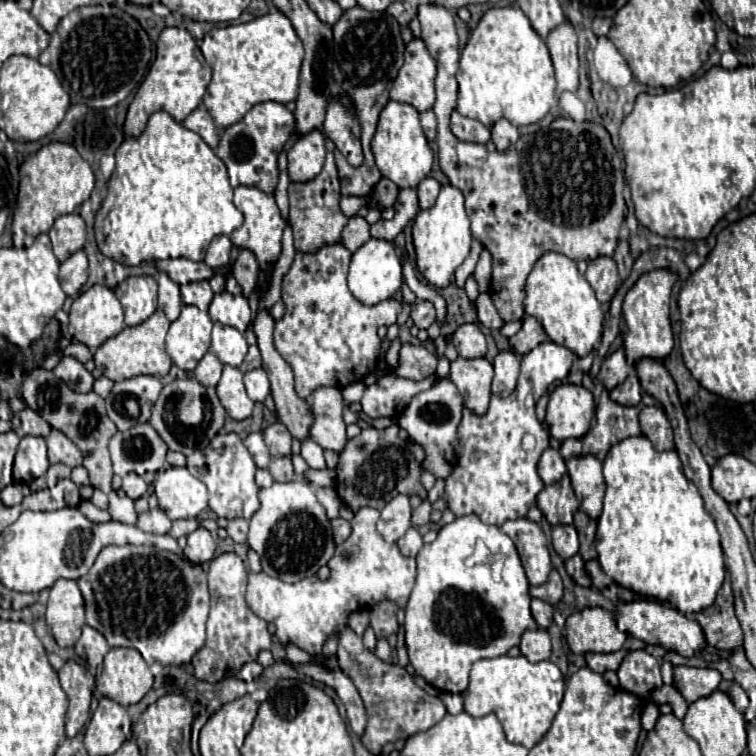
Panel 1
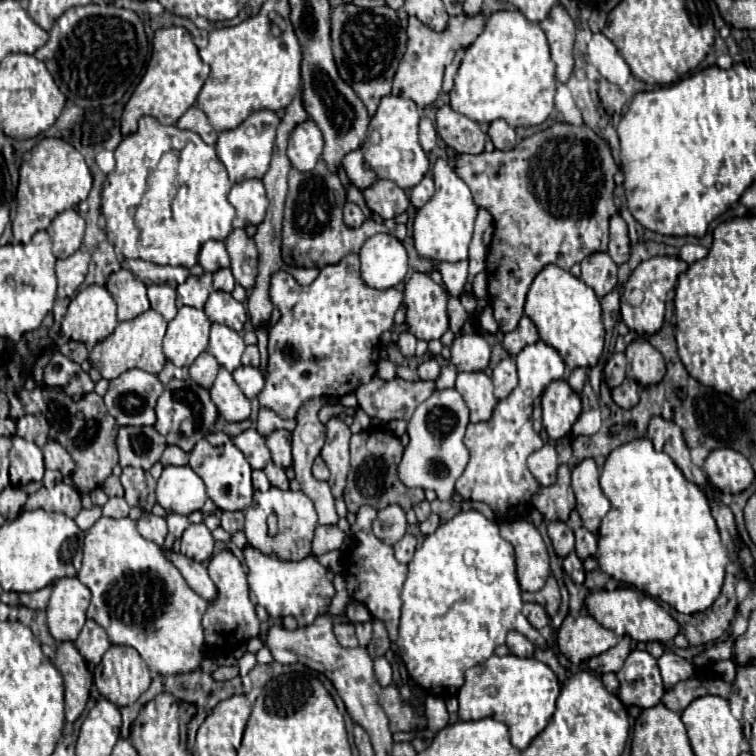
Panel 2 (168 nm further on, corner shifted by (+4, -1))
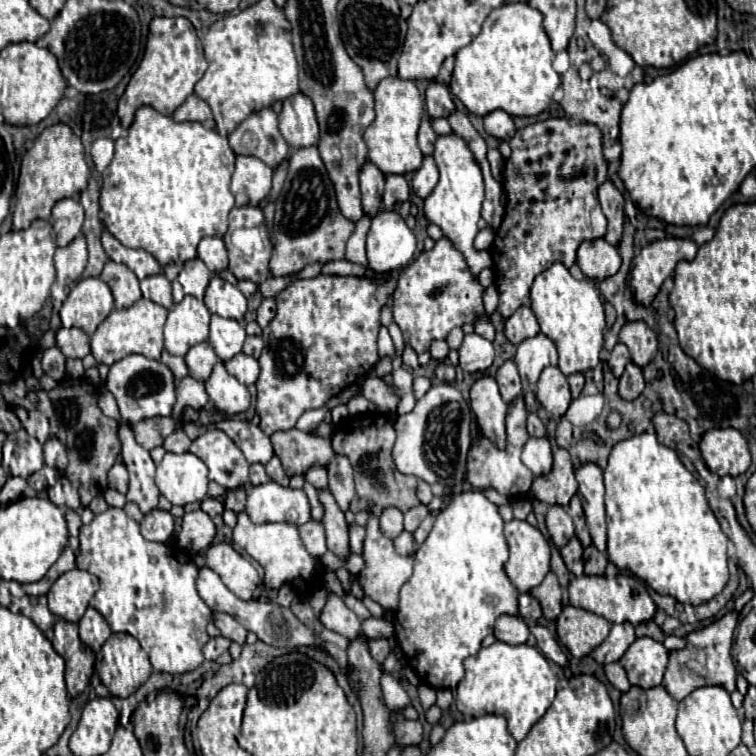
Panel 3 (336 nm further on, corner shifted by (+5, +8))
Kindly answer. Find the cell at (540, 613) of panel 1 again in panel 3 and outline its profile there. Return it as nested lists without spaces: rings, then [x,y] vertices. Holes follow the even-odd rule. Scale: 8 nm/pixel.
[[[529,593],[519,595],[519,615],[525,621],[537,621],[541,617],[541,605],[537,603],[537,599]]]

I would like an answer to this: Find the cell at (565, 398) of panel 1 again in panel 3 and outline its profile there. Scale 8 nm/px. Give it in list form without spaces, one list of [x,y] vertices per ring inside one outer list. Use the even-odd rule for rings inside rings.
[[[545,367],[537,383],[537,401],[553,417],[563,417],[571,405],[571,391],[567,377],[559,367]]]

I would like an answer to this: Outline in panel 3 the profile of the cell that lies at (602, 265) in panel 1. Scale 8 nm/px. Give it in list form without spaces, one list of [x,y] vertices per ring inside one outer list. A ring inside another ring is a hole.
[[[593,239],[581,243],[577,251],[577,263],[585,277],[601,281],[619,271],[621,257],[617,247],[609,245],[605,239]]]

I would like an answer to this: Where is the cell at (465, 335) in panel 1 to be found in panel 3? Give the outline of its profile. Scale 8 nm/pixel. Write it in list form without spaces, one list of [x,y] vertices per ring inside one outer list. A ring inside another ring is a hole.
[[[477,333],[465,335],[459,349],[459,367],[463,371],[469,371],[469,373],[485,371],[487,367],[491,367],[493,359],[495,359],[495,349],[491,341],[487,341]]]

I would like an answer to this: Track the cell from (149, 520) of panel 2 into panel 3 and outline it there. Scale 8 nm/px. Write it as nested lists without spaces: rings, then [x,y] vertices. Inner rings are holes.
[[[153,509],[149,513],[145,513],[145,517],[141,519],[141,535],[149,541],[159,541],[165,543],[171,533],[173,533],[173,517],[169,511],[161,511],[161,509]]]

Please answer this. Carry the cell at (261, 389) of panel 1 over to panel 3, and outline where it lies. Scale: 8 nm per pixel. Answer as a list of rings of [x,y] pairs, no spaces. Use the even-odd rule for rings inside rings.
[[[239,353],[235,355],[233,359],[229,359],[225,363],[225,369],[243,385],[253,385],[259,377],[259,363],[257,359],[245,355],[245,353]]]

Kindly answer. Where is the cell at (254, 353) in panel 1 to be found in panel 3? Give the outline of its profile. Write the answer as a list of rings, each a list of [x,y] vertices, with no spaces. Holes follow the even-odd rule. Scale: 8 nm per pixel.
[[[247,337],[245,339],[245,345],[243,345],[245,355],[251,355],[251,357],[259,359],[261,351],[263,351],[263,339],[261,337]]]

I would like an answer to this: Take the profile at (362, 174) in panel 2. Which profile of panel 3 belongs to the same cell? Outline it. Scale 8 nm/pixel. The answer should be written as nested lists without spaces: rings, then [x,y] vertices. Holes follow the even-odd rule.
[[[365,161],[359,171],[359,185],[361,185],[363,209],[369,217],[375,217],[381,211],[381,195],[383,195],[385,175],[371,161]]]

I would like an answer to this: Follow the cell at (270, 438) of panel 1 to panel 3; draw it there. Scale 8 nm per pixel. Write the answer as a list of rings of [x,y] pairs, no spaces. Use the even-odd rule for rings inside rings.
[[[299,429],[275,431],[271,435],[271,443],[289,477],[303,475],[311,465],[327,465],[335,455],[331,439],[317,437]]]

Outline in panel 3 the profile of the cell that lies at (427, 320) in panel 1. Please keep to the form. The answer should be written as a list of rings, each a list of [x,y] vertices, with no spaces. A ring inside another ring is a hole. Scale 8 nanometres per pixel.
[[[443,237],[443,239],[439,239],[435,243],[435,247],[431,251],[423,251],[413,263],[409,263],[407,267],[401,269],[399,283],[397,283],[397,289],[393,293],[393,301],[395,301],[393,303],[393,319],[399,325],[399,329],[403,333],[403,339],[417,353],[421,353],[421,351],[429,349],[429,345],[431,345],[433,339],[445,339],[451,329],[461,327],[465,323],[473,323],[477,315],[483,315],[485,309],[483,309],[481,297],[483,297],[483,287],[467,271],[463,255],[457,249],[453,249],[453,245],[451,245],[449,239]]]

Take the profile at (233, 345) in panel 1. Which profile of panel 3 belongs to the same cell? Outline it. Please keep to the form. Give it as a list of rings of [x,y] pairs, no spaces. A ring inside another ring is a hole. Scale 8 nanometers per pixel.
[[[211,315],[211,333],[209,343],[221,361],[229,361],[237,353],[241,353],[245,341],[245,329],[235,319],[223,319],[219,315]]]

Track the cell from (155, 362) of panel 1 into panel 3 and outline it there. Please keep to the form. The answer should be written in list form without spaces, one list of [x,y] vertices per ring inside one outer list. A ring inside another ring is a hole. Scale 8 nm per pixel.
[[[139,299],[133,307],[123,309],[123,311],[113,311],[95,331],[91,337],[91,351],[95,351],[97,363],[113,365],[121,361],[125,355],[139,353],[145,355],[147,359],[161,359],[163,351],[163,325],[167,319],[167,309],[149,301],[149,299]]]

